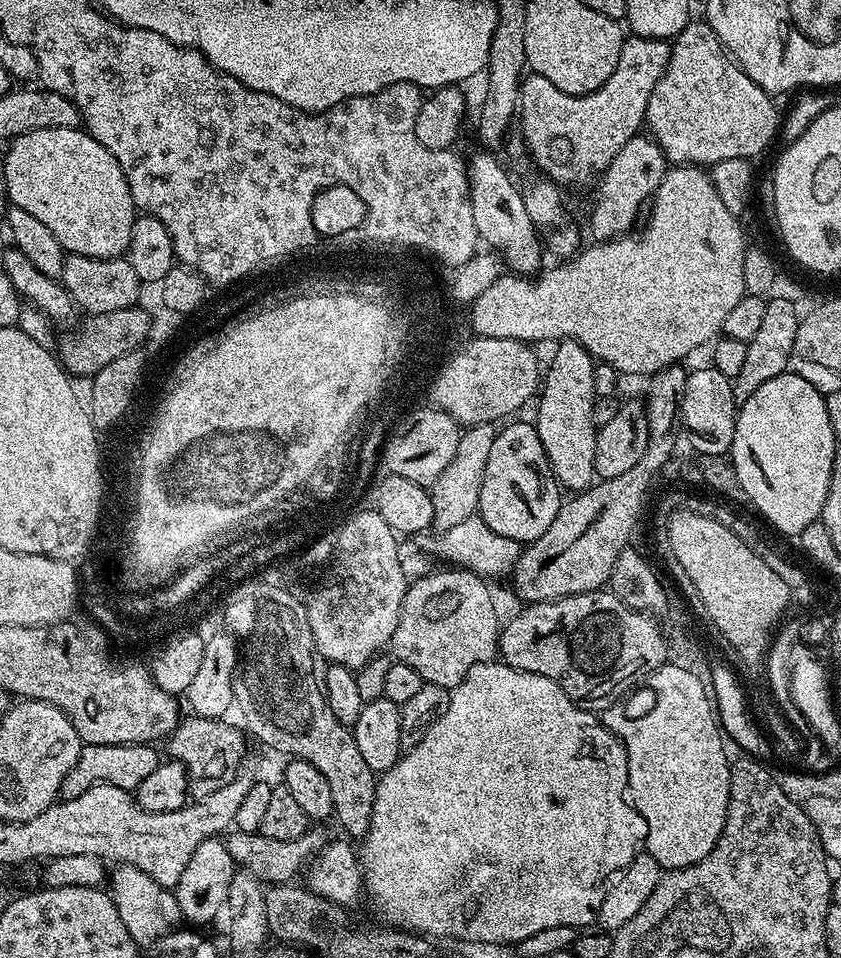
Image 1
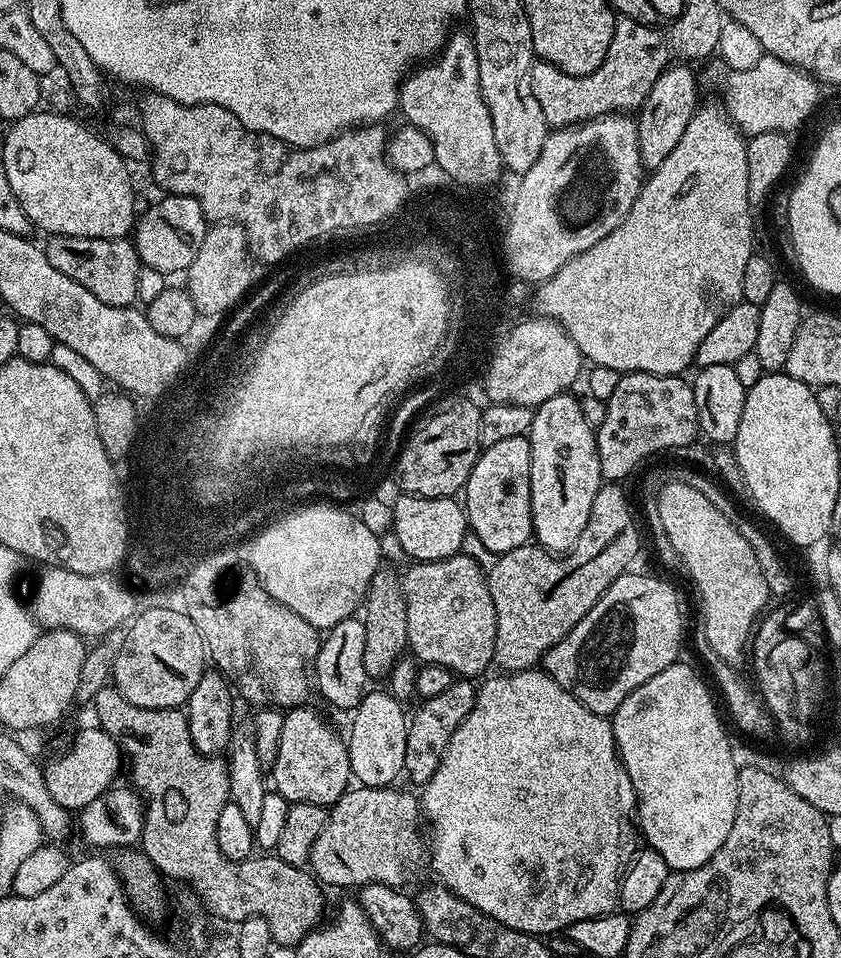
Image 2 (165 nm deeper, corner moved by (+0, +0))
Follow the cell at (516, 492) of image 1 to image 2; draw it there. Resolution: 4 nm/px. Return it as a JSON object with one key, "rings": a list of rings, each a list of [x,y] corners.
{"rings":[[[527,435],[502,438],[494,446],[484,448],[470,470],[470,478],[462,489],[464,513],[468,515],[470,532],[482,540],[482,545],[497,554],[509,552],[533,539],[532,503],[530,502],[530,442]]]}

